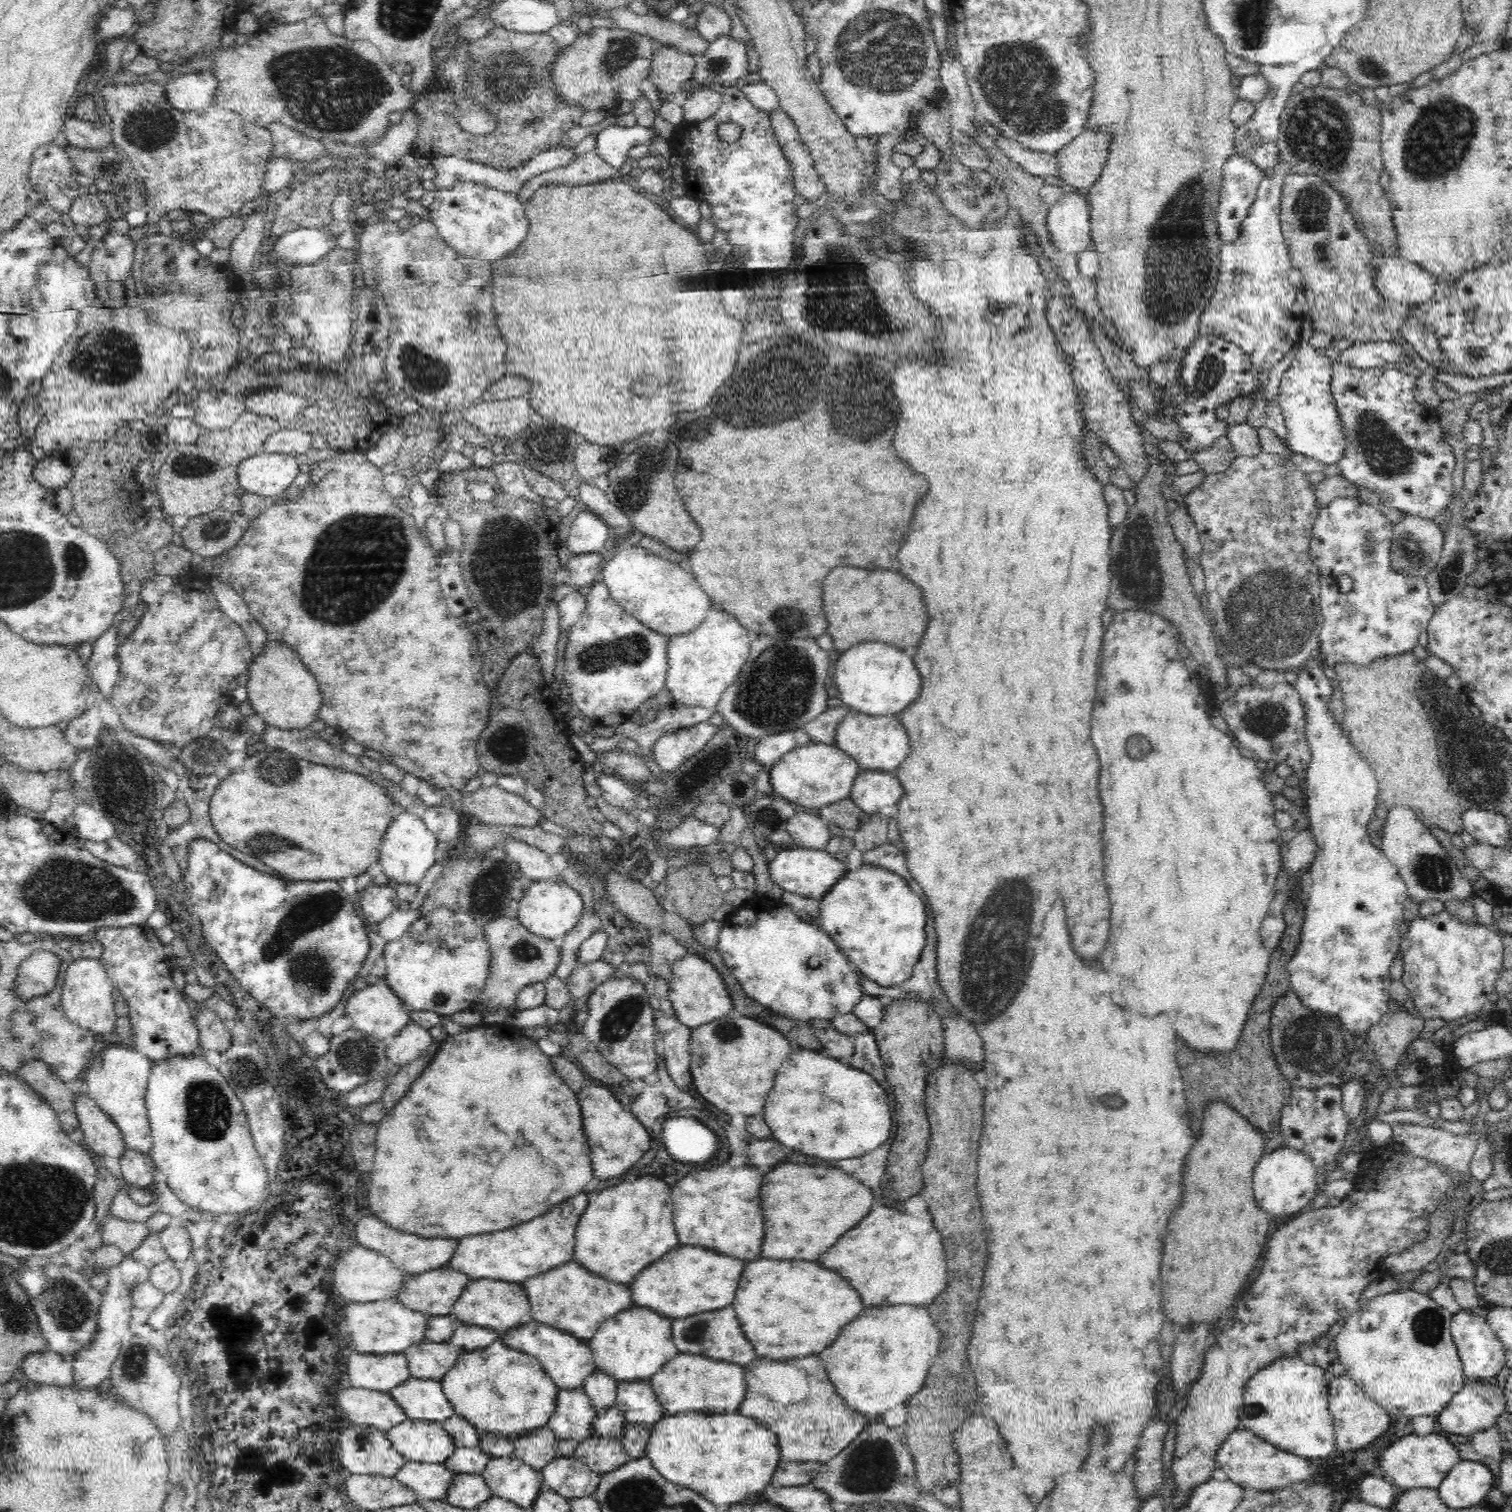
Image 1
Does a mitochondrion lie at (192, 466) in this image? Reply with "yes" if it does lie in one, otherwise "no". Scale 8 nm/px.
yes

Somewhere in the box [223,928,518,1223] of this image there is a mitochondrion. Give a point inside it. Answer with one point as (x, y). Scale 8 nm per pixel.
(359, 1056)

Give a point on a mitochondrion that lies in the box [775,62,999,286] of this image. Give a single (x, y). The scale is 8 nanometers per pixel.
(909, 225)

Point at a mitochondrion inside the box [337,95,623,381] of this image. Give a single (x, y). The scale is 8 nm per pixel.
(467, 315)

